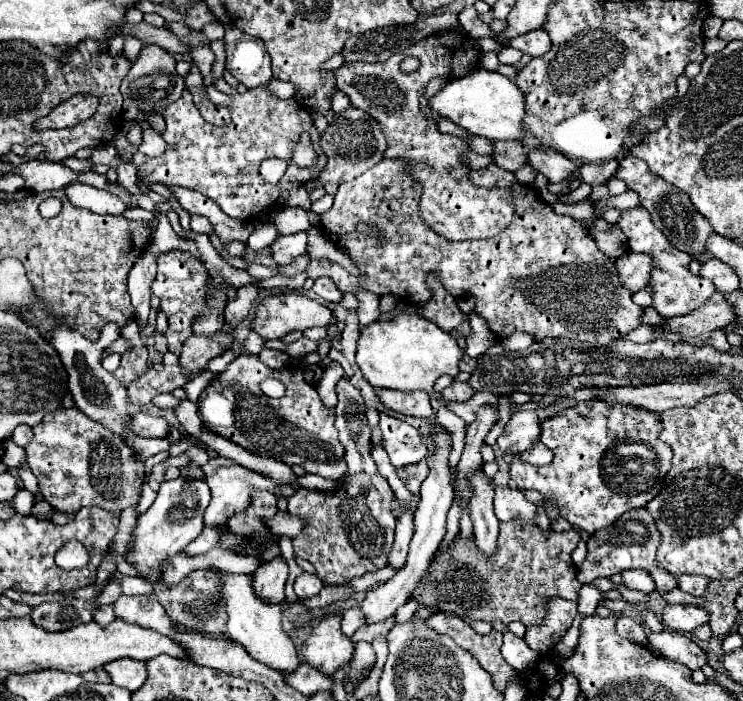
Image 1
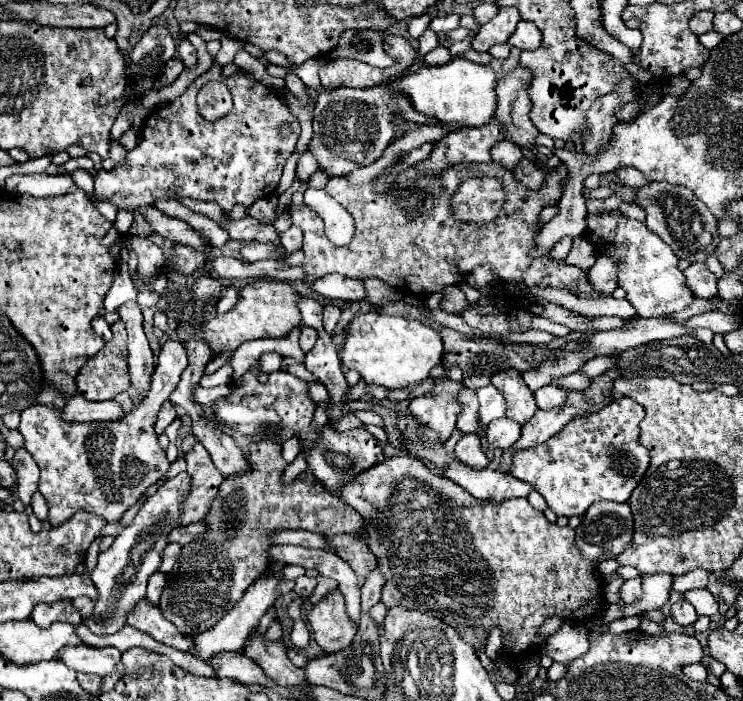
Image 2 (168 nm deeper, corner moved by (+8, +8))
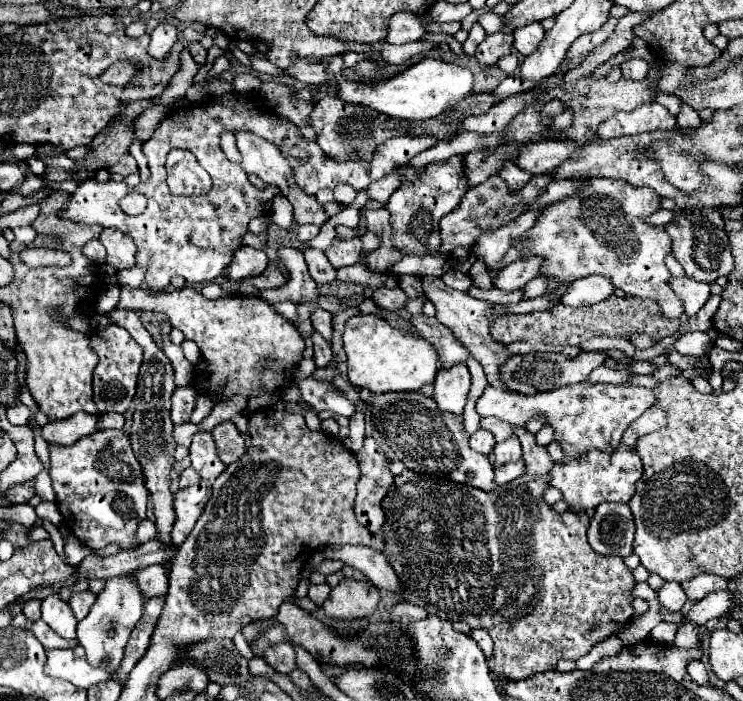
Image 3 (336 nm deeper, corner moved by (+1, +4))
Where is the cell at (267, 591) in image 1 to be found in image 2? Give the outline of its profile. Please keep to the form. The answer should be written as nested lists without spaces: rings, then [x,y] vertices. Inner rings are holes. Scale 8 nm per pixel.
[[[271,574],[259,576],[257,582],[245,592],[245,596],[235,604],[235,608],[233,608],[227,616],[223,616],[213,628],[209,628],[209,630],[201,632],[197,638],[193,638],[193,648],[189,650],[189,654],[193,654],[197,660],[201,660],[201,662],[205,662],[205,664],[211,664],[213,656],[217,656],[219,652],[225,652],[225,650],[237,652],[237,650],[241,650],[243,644],[245,644],[245,640],[247,640],[247,638],[251,636],[251,632],[255,632],[255,628],[259,626],[259,620],[261,620],[261,616],[265,614],[265,610],[277,600],[277,596],[287,594],[287,592],[291,592],[291,590],[293,590],[291,584],[283,584],[281,580],[273,578]]]

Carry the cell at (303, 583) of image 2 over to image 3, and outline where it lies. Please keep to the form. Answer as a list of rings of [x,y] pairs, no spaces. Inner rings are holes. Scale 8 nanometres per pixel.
[[[310,584],[310,588],[308,588],[308,598],[316,606],[322,606],[322,602],[328,598],[328,594],[330,594],[330,586],[328,584]]]

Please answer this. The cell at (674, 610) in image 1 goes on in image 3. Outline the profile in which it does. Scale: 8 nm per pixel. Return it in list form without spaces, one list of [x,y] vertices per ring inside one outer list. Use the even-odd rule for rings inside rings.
[[[684,620],[678,628],[678,634],[676,634],[676,640],[674,644],[680,646],[680,648],[692,648],[698,644],[698,624],[692,622],[692,620]]]

